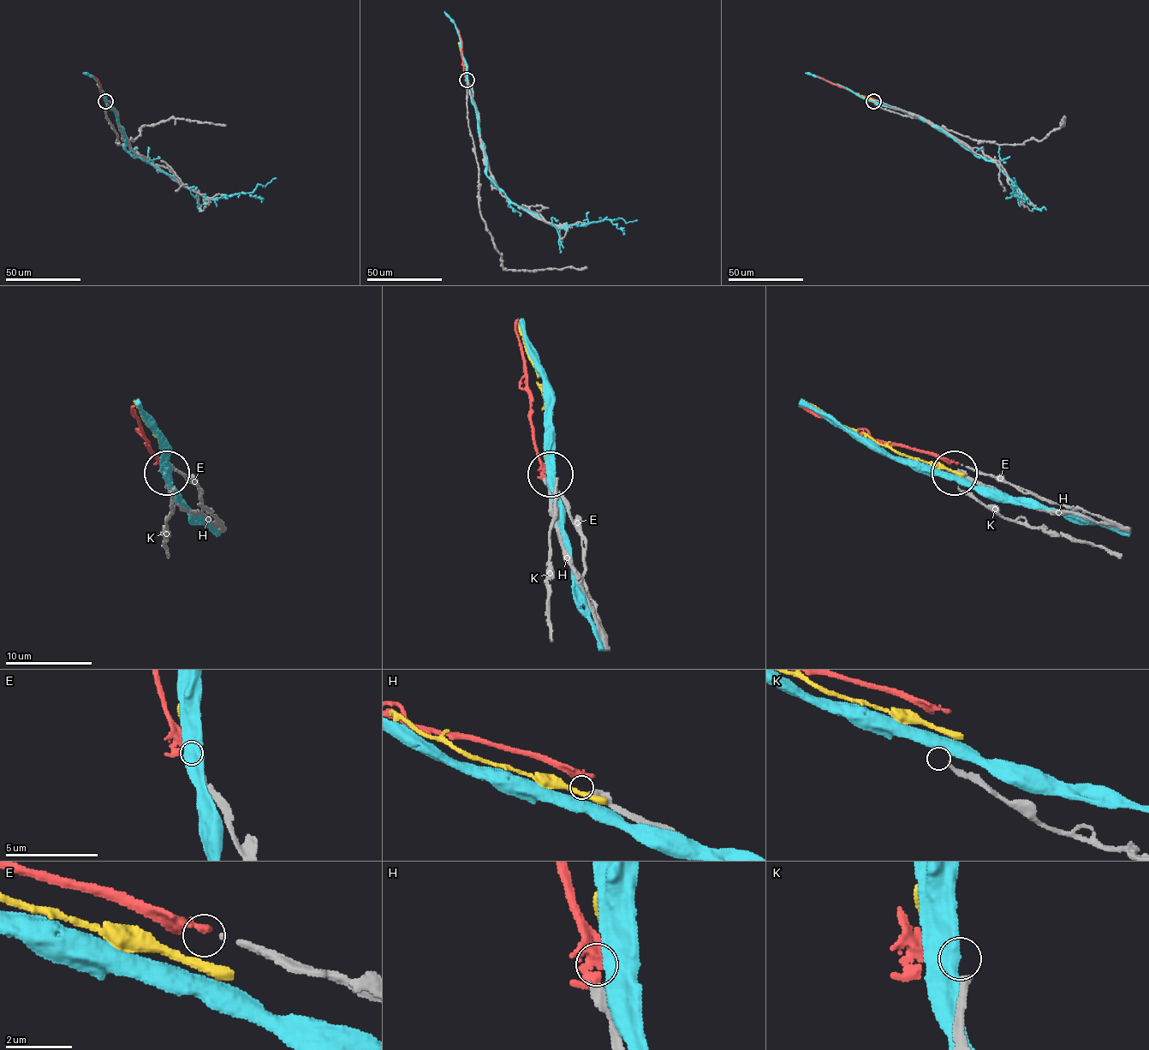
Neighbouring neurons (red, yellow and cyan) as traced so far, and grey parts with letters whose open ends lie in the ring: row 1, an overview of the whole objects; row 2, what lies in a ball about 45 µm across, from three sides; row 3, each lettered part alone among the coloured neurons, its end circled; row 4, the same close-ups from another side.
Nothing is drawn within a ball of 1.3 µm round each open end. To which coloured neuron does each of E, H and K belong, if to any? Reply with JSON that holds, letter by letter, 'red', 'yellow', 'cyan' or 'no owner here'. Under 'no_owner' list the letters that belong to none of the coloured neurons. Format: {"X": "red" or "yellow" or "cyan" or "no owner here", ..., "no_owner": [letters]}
{"E": "red", "H": "no owner here", "K": "no owner here", "no_owner": ["H", "K"]}

